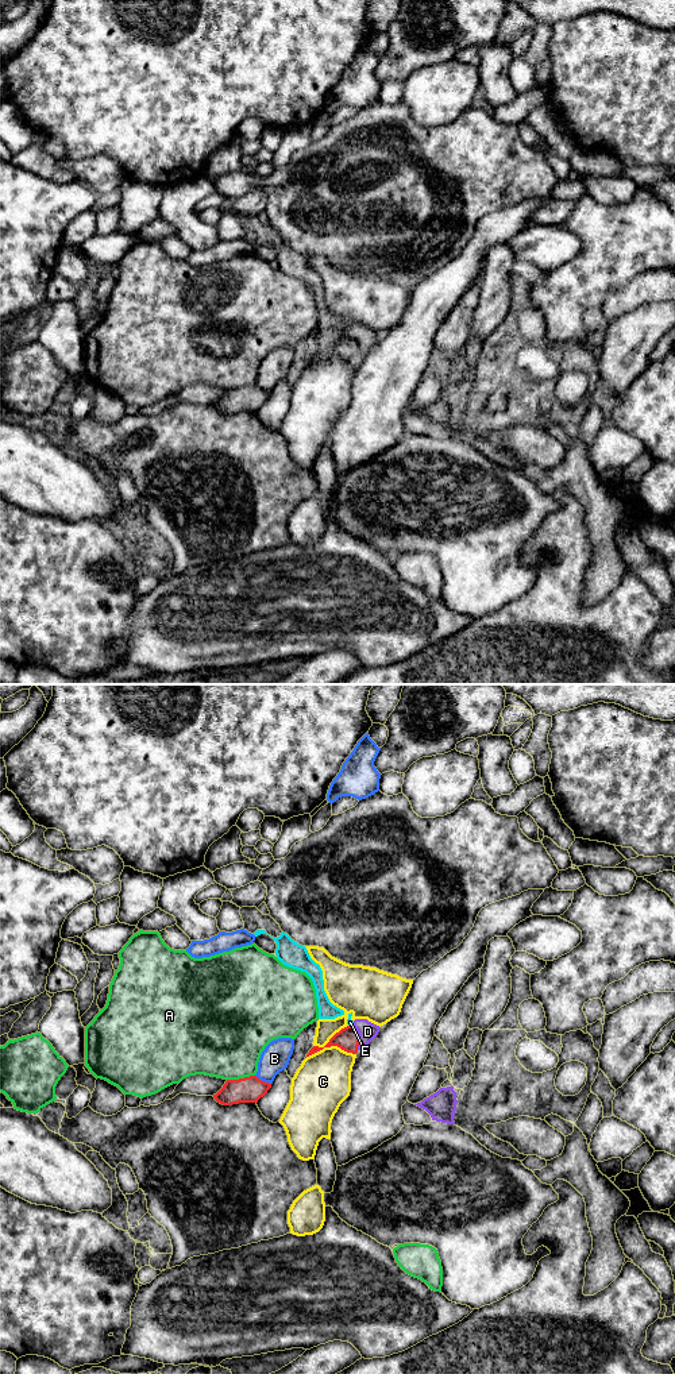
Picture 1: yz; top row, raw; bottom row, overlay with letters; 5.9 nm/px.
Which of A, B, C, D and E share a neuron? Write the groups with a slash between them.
A / B / C / D E

